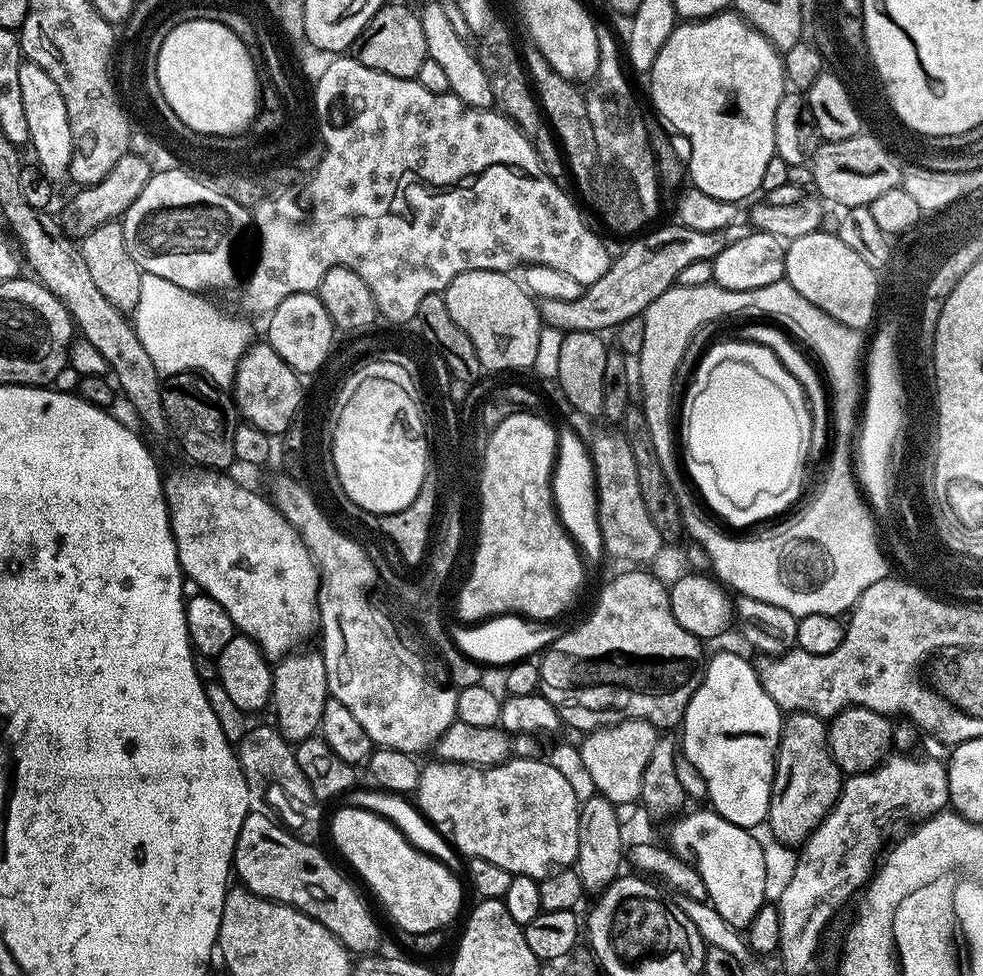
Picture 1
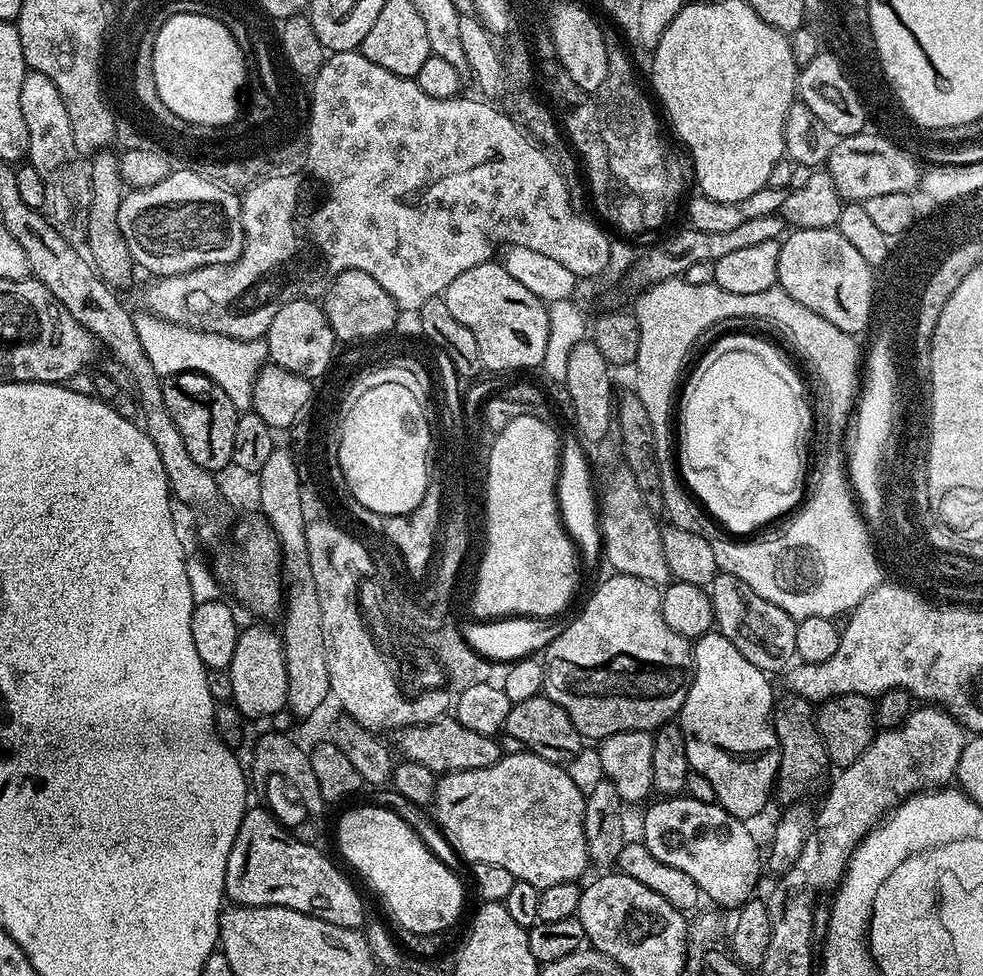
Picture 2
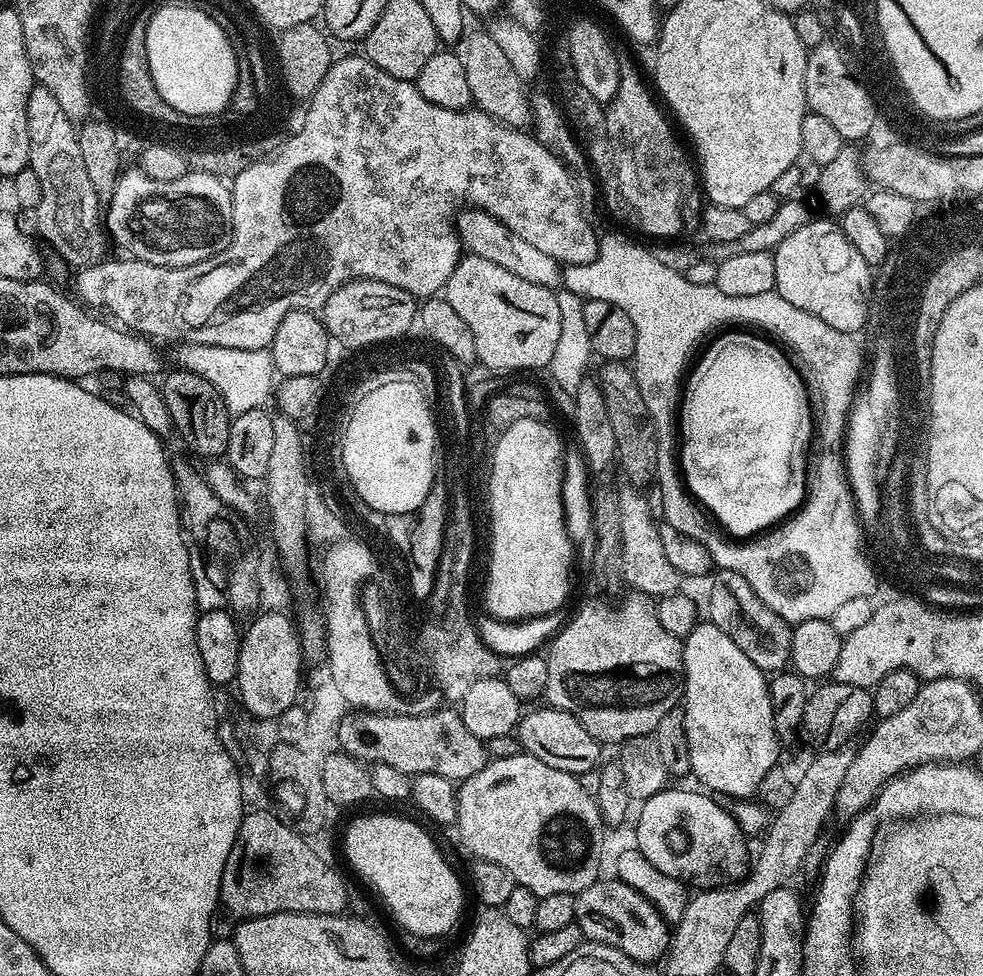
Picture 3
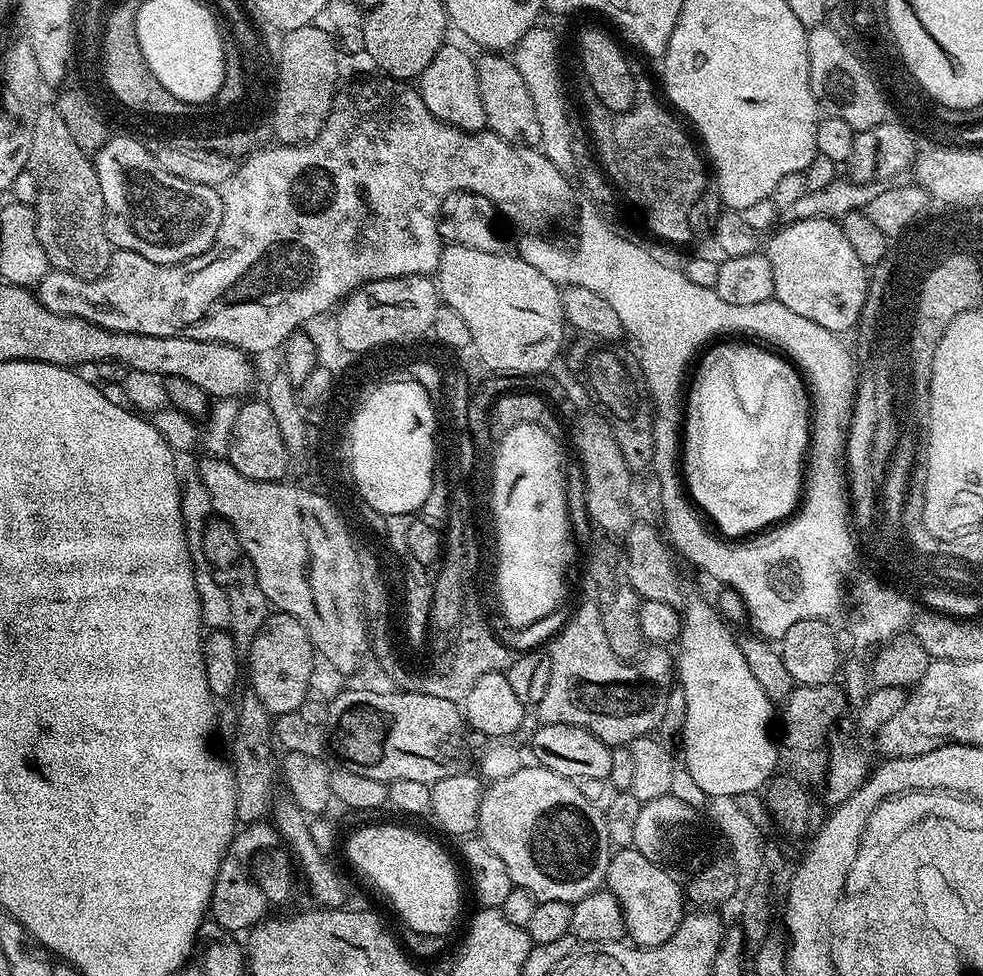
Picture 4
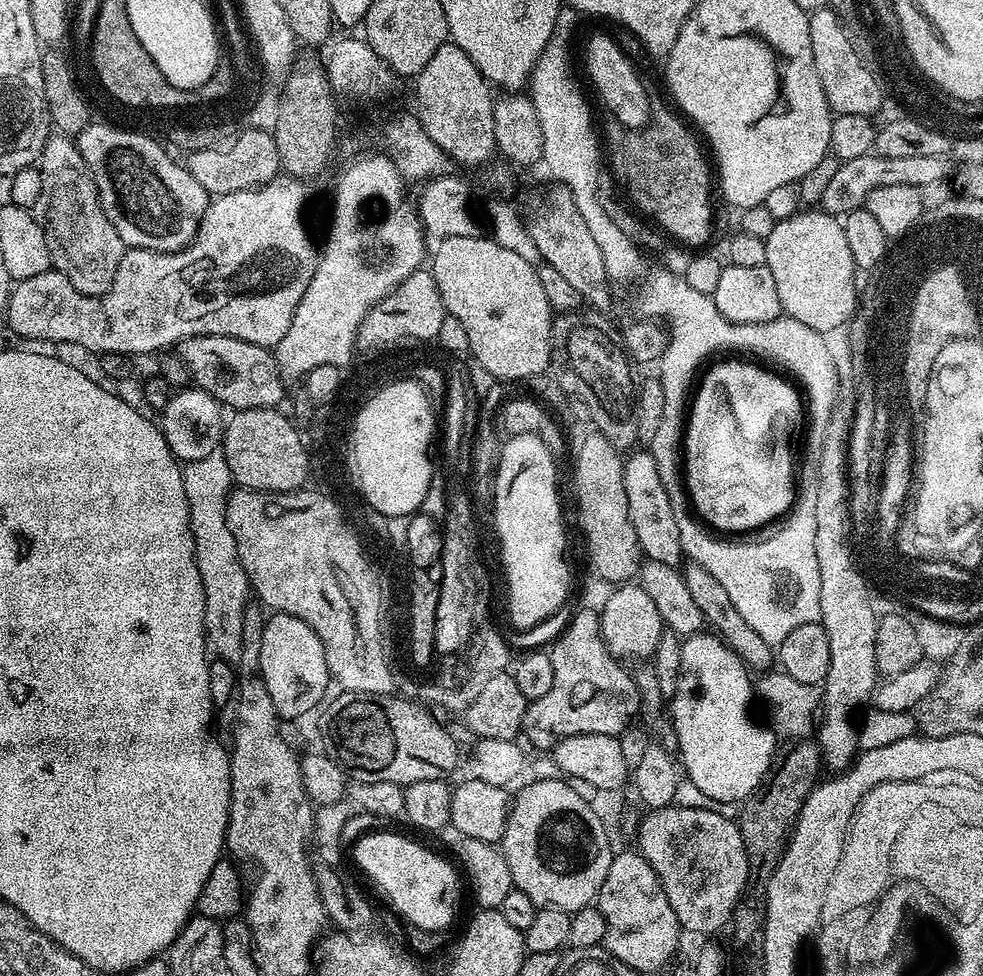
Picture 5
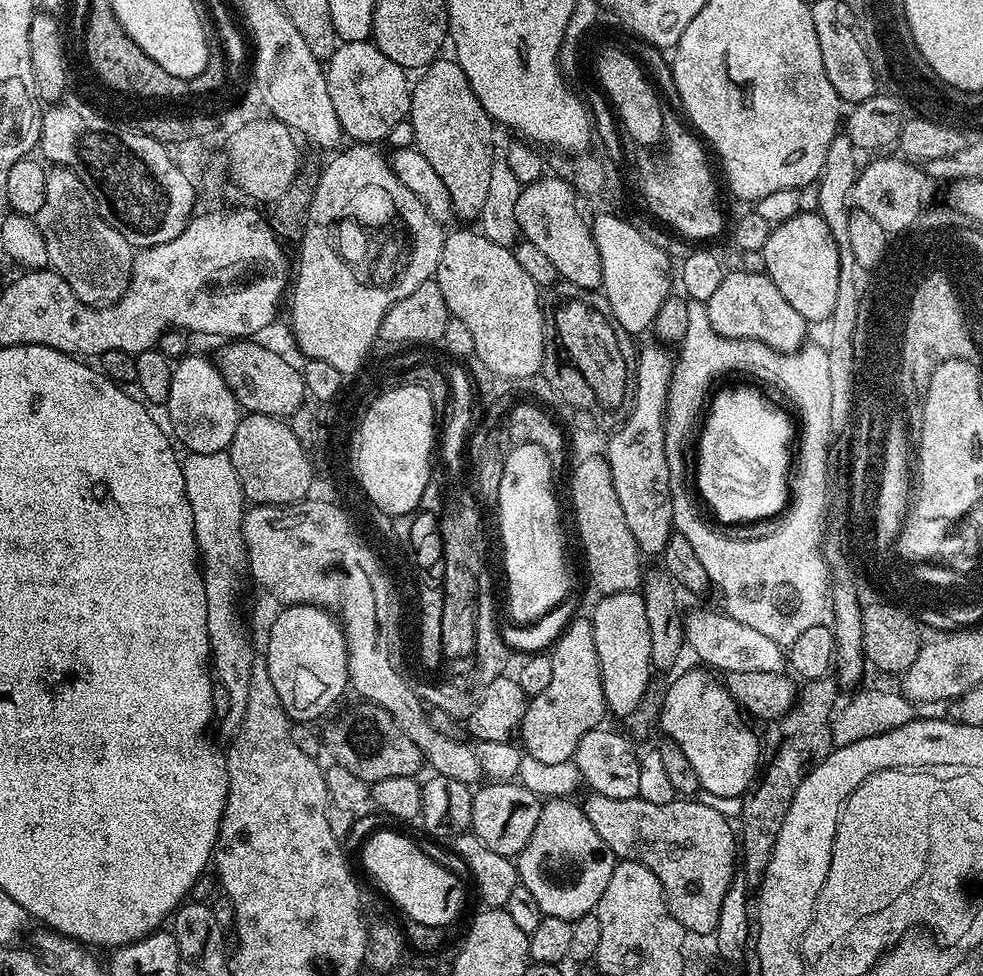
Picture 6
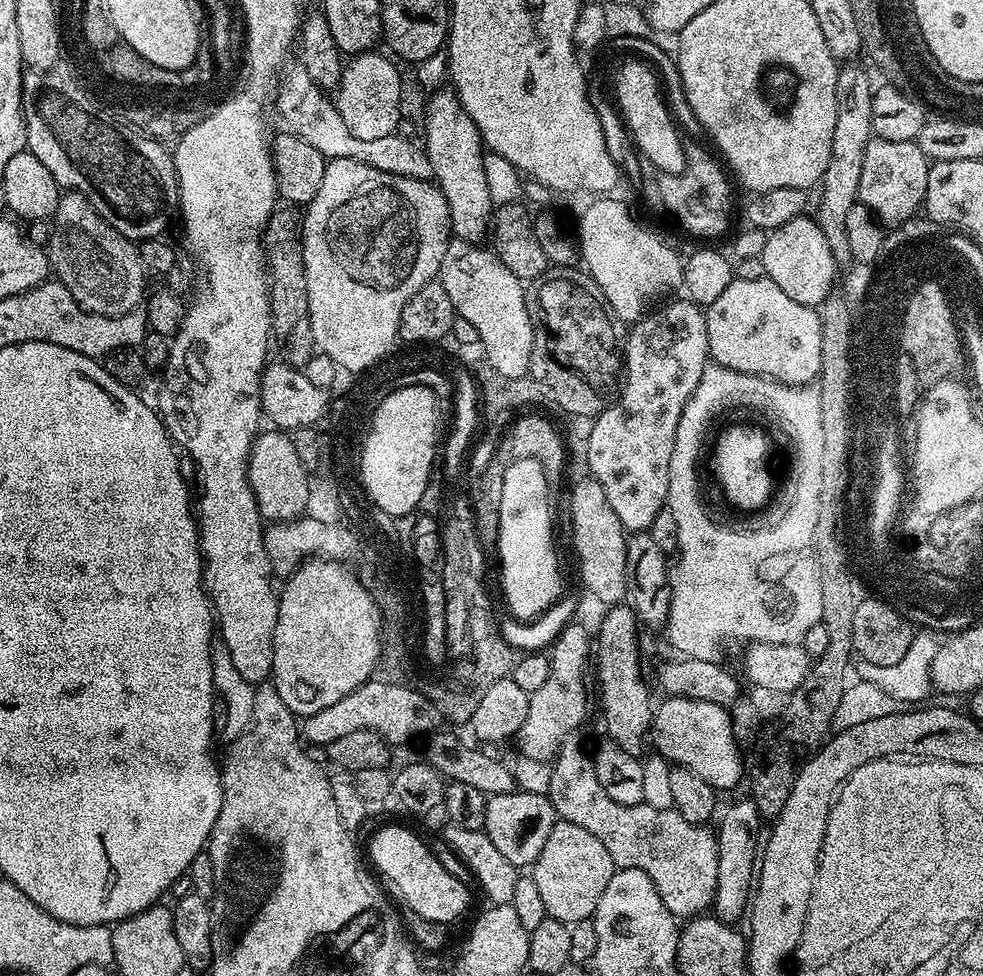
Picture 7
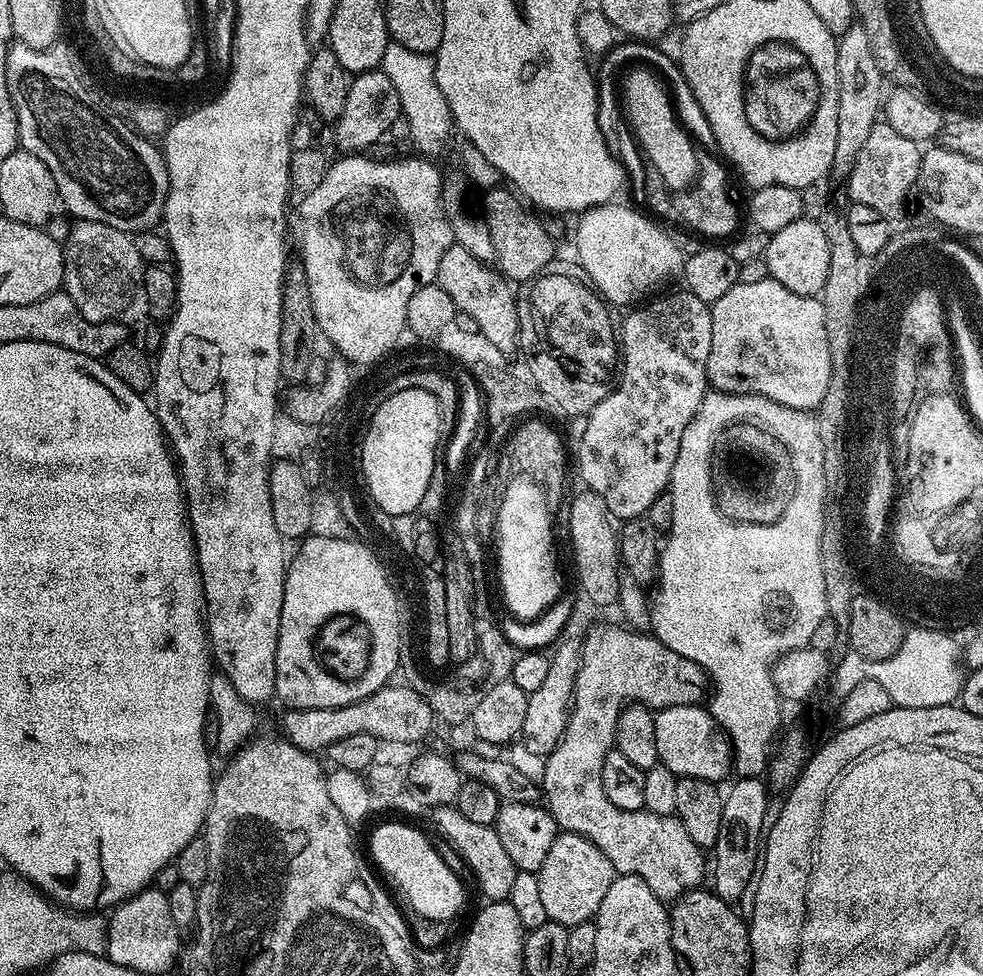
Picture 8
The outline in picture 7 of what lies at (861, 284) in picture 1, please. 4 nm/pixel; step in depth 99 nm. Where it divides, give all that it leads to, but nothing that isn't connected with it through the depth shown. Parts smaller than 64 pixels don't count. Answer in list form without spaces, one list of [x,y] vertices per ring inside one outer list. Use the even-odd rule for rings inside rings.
[[[804,215],[786,222],[786,226],[776,228],[768,233],[768,241],[760,257],[766,266],[766,277],[787,294],[794,302],[816,308],[833,292],[837,283],[838,265],[834,254],[830,254],[830,245],[826,243],[826,234],[822,234],[815,219]]]

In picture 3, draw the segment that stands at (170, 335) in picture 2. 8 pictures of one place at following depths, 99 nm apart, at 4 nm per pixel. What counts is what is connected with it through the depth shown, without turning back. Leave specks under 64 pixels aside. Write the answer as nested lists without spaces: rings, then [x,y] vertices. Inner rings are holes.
[[[181,343],[176,352],[176,360],[185,372],[193,372],[209,380],[220,391],[229,412],[233,416],[246,414],[246,410],[261,408],[271,397],[276,378],[275,364],[269,349],[238,350],[223,348],[213,344]]]

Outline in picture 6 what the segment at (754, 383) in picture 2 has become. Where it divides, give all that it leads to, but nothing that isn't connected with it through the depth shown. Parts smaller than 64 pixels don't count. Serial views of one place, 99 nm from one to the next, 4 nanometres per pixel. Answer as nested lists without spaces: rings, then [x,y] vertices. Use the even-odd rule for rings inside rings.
[[[759,387],[756,388],[724,388],[721,390],[720,393],[713,395],[710,400],[710,407],[707,409],[706,415],[703,417],[702,425],[704,424],[704,429],[700,432],[700,453],[696,456],[696,484],[694,480],[694,488],[696,491],[696,488],[698,491],[700,491],[700,496],[702,499],[705,500],[706,503],[708,503],[708,508],[710,511],[713,512],[714,515],[717,516],[718,519],[721,520],[724,524],[748,524],[751,522],[751,520],[768,520],[771,518],[771,516],[779,517],[781,513],[785,511],[786,505],[789,503],[790,500],[790,452],[788,456],[788,443],[793,443],[794,440],[794,428],[792,432],[792,420],[790,417],[787,416],[786,413],[783,412],[780,408],[775,408],[774,405],[771,404],[770,401],[767,400],[766,397],[763,396],[762,393],[759,392],[761,389]]]

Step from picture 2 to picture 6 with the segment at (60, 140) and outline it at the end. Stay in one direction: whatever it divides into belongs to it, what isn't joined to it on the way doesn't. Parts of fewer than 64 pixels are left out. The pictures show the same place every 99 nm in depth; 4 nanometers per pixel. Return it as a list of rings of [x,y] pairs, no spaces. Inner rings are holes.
[[[72,168],[47,169],[46,202],[34,217],[46,242],[51,271],[57,272],[87,304],[113,304],[127,290],[132,277],[134,247],[102,218],[86,182]]]

